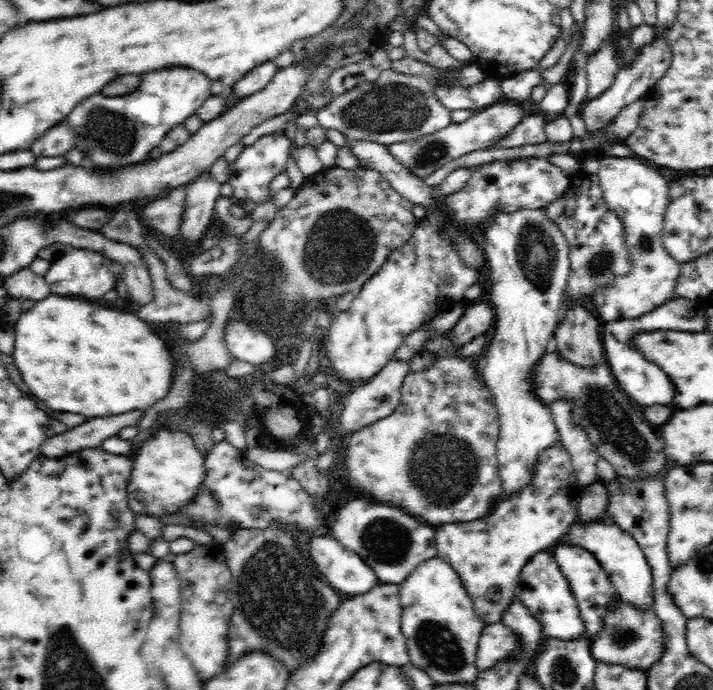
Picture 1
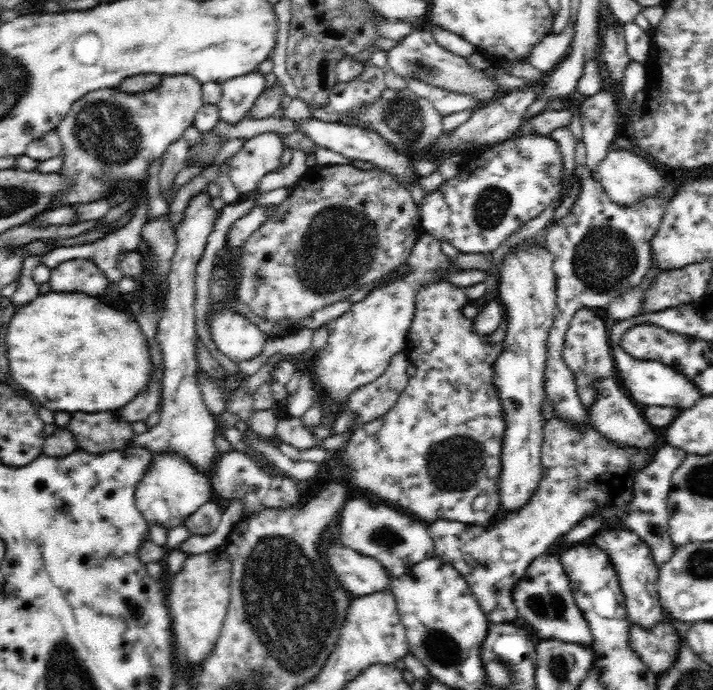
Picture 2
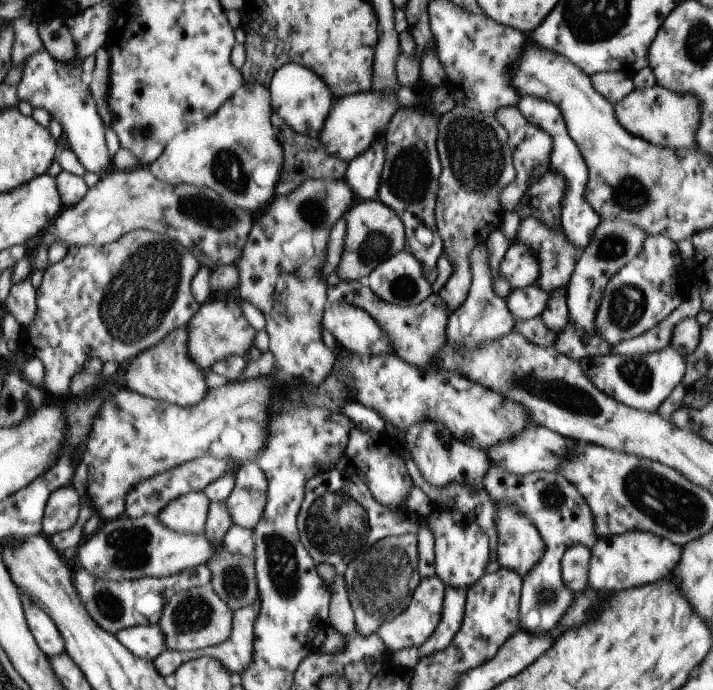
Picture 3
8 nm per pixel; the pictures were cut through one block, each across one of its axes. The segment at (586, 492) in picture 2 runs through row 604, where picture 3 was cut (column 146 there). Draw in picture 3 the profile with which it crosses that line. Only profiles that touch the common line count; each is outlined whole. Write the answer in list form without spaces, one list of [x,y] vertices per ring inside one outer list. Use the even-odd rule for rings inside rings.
[[[213,457],[191,459],[145,481],[139,481],[137,485],[129,489],[124,500],[124,514],[129,518],[156,515],[169,501],[191,491],[202,491],[210,482],[217,480],[227,473],[234,474],[238,468],[239,464],[225,459]]]

